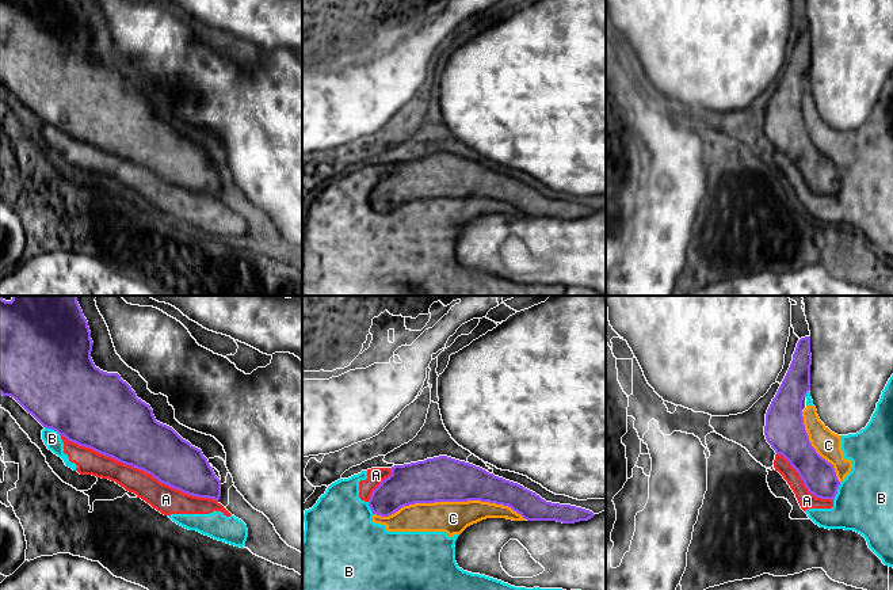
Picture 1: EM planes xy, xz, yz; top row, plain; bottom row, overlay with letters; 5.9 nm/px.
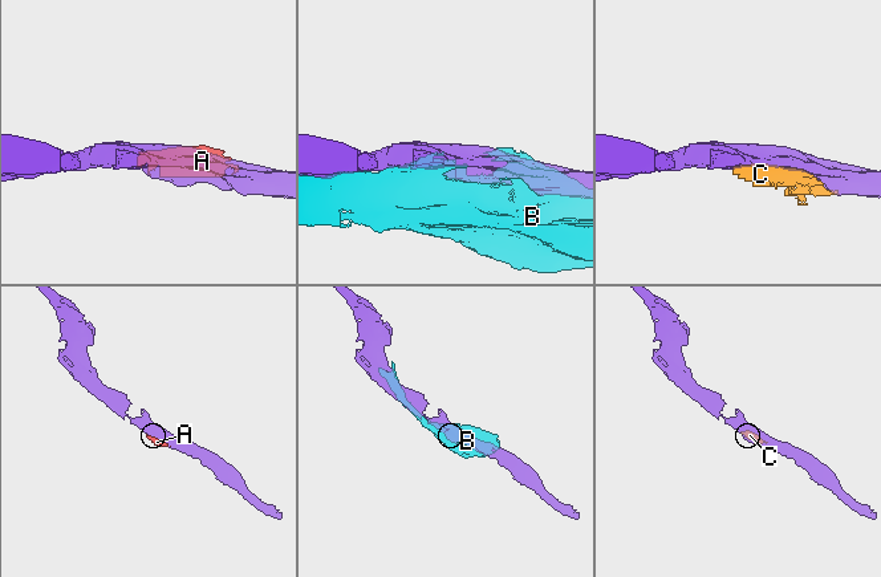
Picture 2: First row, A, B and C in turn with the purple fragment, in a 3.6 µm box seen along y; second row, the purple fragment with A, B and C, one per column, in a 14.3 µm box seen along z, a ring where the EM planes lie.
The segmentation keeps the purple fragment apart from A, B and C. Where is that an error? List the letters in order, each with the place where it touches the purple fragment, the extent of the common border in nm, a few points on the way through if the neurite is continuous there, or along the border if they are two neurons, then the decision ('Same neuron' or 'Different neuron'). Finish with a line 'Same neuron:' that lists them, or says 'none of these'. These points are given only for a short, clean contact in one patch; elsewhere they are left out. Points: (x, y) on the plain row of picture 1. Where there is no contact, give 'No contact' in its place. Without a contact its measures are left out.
A: Touches purple at xy (140, 164). Shared border 1000 nm. Different neuron
B: Touches purple at yz (836, 187). Shared border 120 nm. Different neuron
C: Touches purple at xz (450, 197). Shared border 900 nm. Different neuron
Same neuron: none of these

